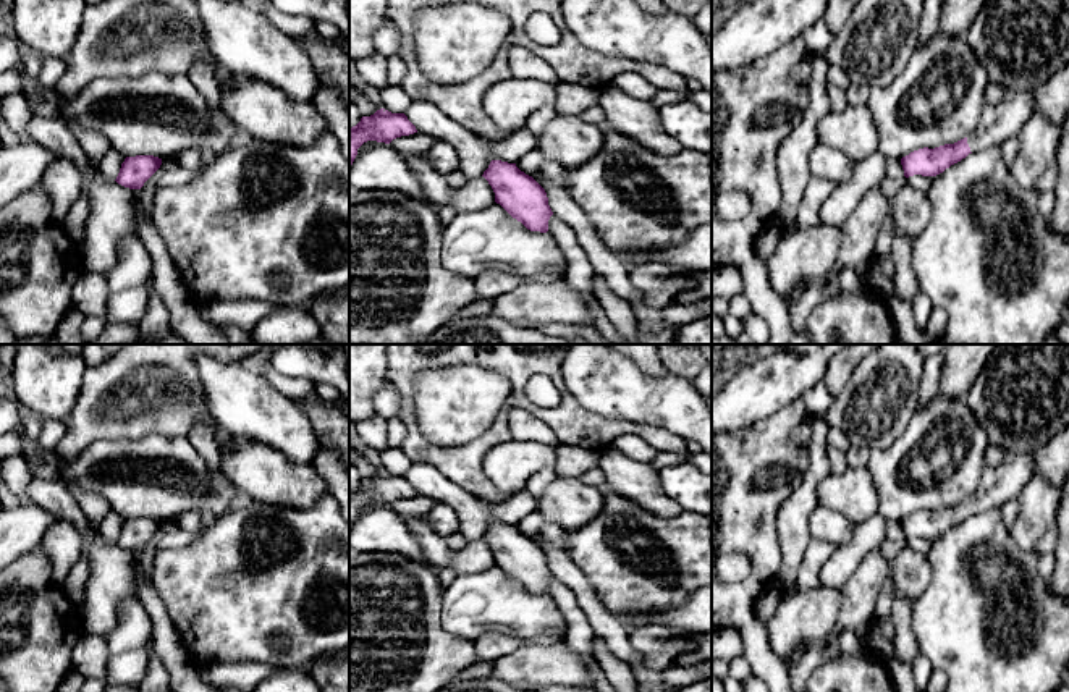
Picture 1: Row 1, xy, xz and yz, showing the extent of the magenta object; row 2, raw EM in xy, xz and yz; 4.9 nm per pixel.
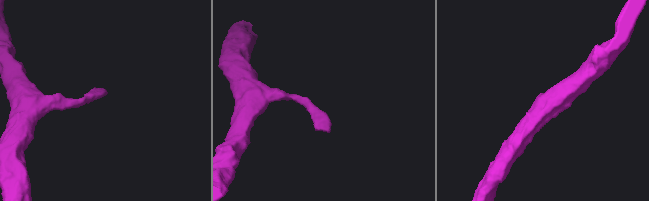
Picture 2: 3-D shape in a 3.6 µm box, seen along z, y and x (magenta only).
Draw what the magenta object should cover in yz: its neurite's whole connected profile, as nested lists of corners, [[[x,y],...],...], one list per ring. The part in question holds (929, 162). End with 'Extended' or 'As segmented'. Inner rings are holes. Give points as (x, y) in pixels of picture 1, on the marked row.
[[[1033,92],[1004,94],[1001,102],[987,107],[970,136],[935,149],[923,147],[902,157],[904,176],[936,176],[969,154],[999,146],[1009,137],[1017,137],[1032,113]]]. Extended

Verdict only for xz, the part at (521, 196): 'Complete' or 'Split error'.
Complete

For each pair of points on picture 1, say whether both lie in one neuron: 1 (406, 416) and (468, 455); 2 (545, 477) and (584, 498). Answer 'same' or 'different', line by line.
1: same
2: different

